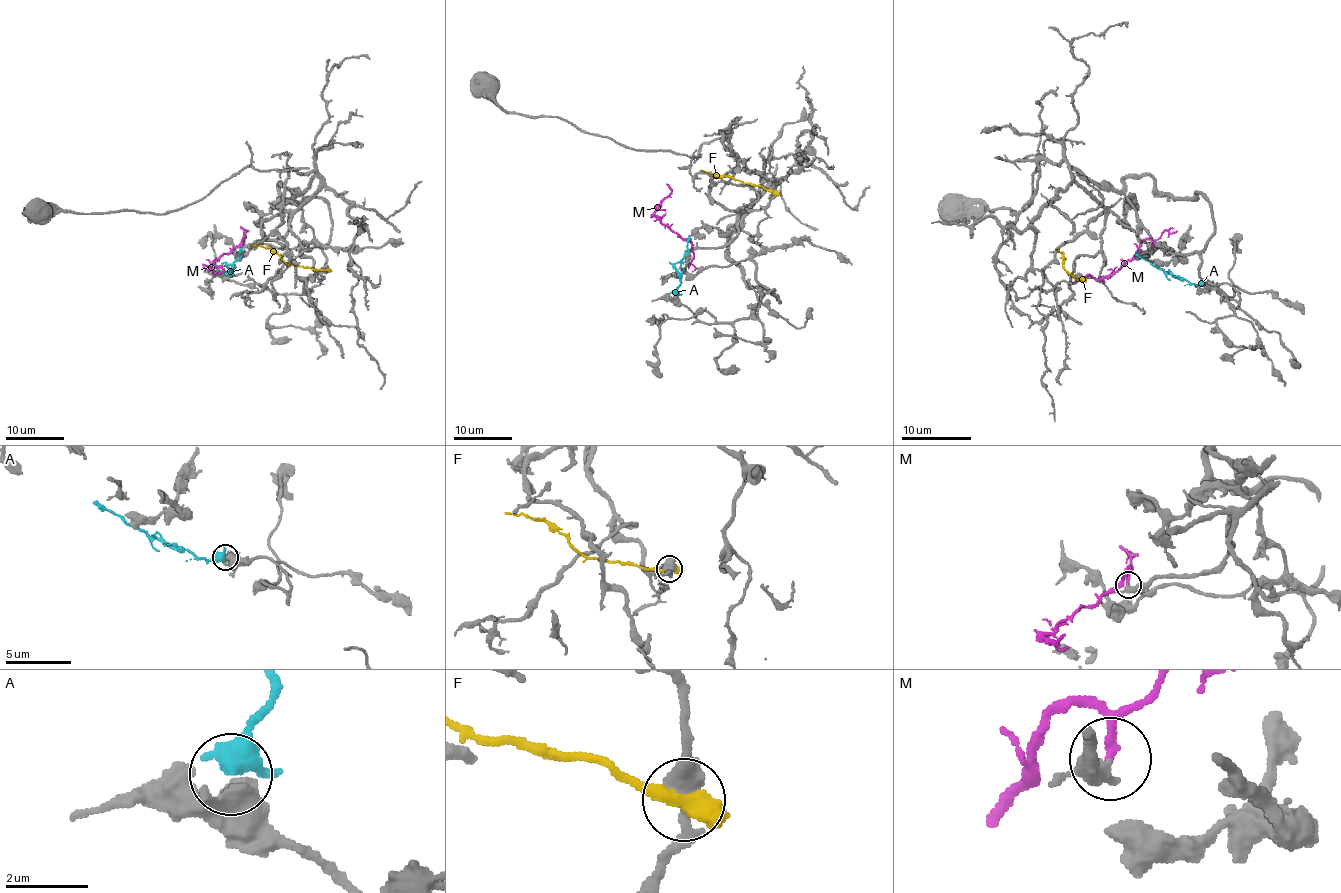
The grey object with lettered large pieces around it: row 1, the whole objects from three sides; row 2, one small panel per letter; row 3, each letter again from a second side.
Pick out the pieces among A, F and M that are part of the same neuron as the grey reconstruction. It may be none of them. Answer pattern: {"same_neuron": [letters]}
{"same_neuron": ["M"]}

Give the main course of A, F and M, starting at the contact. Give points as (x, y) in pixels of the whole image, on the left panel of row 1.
A: (227, 273), (232, 272), (227, 266), (240, 257), (241, 249)
F: (325, 269), (288, 265), (269, 249), (251, 244)
M: (244, 244), (244, 237), (206, 268), (219, 266), (224, 270), (218, 273)

